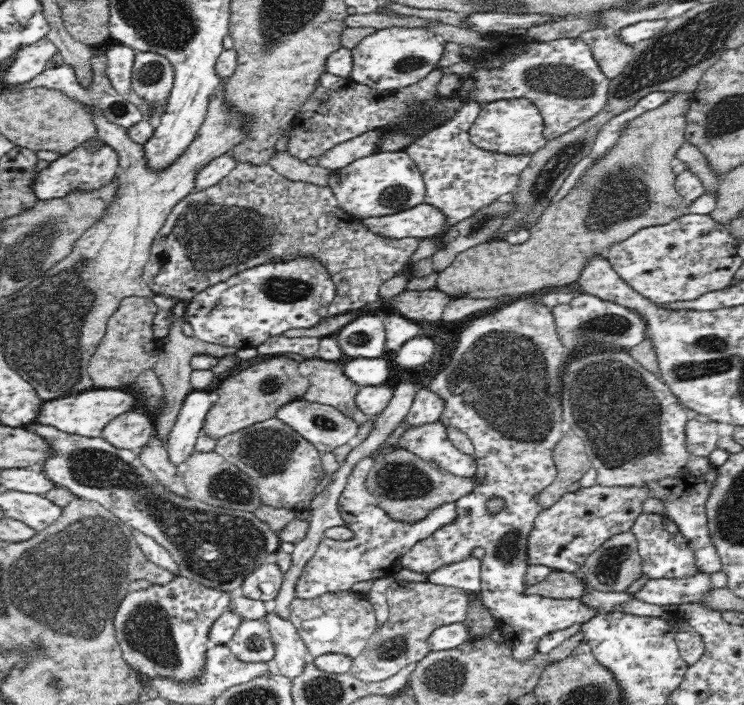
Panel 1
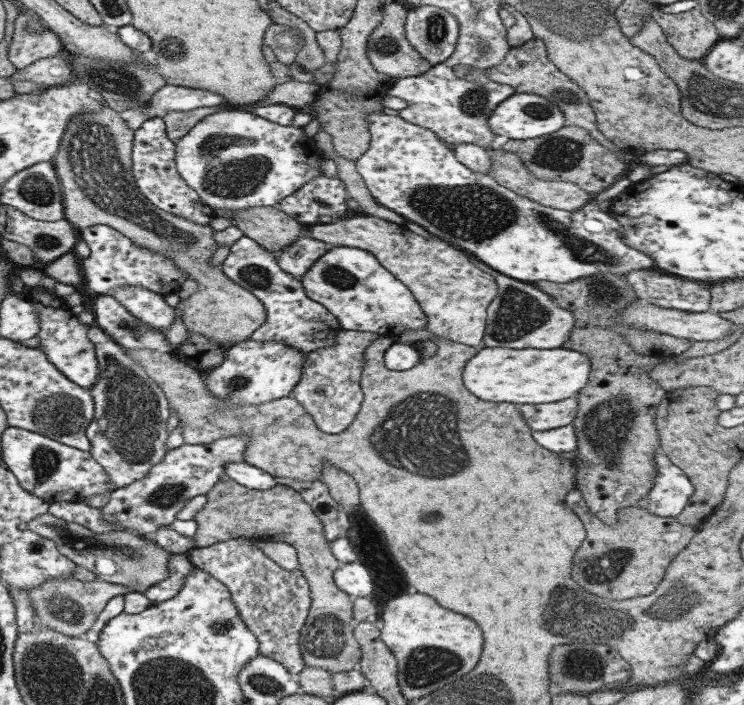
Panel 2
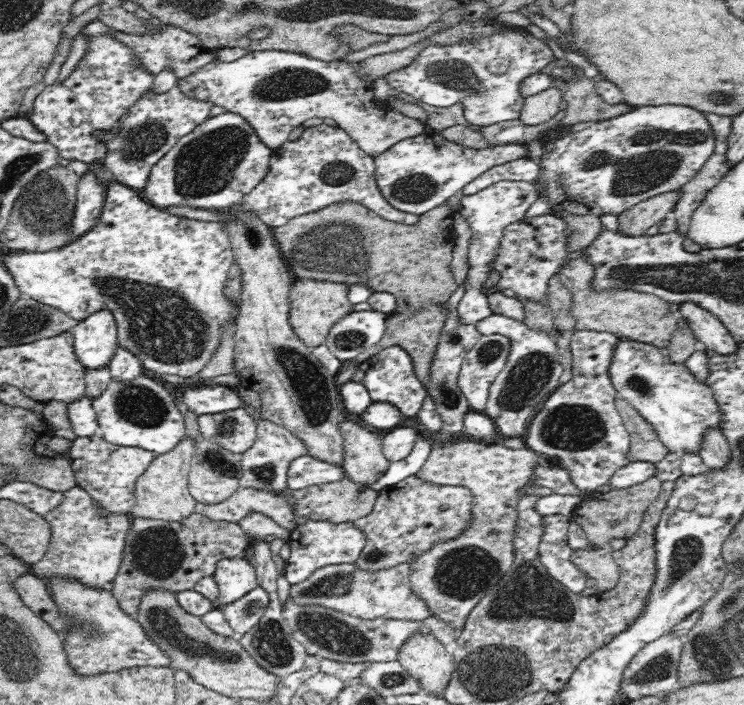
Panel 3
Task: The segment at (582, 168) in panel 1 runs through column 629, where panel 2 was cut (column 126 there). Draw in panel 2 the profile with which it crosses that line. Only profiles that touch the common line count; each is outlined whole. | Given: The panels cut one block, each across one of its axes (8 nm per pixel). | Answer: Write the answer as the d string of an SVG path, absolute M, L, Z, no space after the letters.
M166 84L150 100L146 108L132 108L120 113L130 130L138 130L149 118L160 117L170 111L188 111L205 106L223 105L222 95L208 90Z

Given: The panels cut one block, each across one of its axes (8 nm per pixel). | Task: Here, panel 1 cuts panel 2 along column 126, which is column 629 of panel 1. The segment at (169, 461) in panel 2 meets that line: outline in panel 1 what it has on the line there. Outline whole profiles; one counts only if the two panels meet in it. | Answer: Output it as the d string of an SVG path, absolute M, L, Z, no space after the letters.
M595 483L590 487L582 487L575 492L565 492L560 500L552 506L541 509L536 516L533 530L530 531L527 544L527 563L529 565L542 564L556 571L576 573L579 575L580 568L586 558L590 556L608 538L620 532L631 531L632 526L640 514L643 513L644 501L650 498L650 491L644 485L635 487L602 486Z

